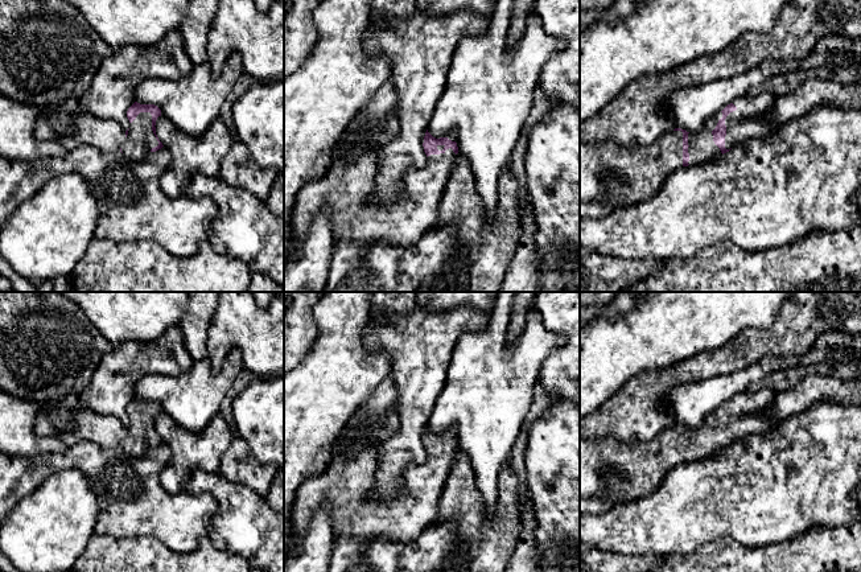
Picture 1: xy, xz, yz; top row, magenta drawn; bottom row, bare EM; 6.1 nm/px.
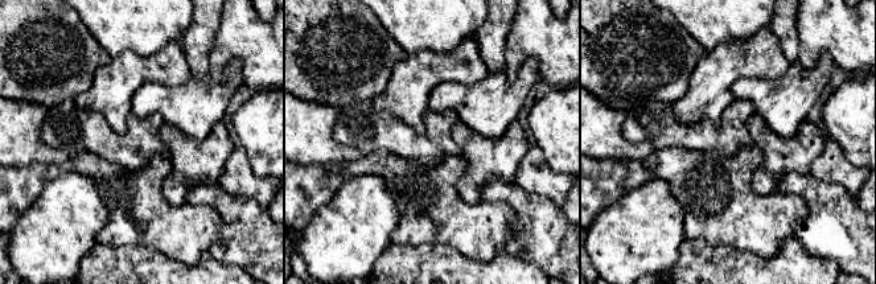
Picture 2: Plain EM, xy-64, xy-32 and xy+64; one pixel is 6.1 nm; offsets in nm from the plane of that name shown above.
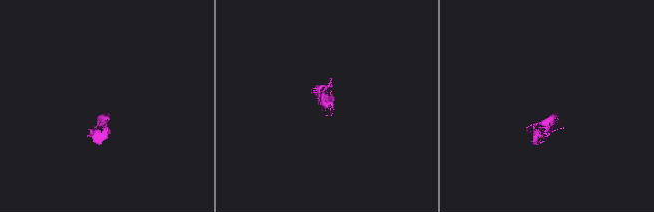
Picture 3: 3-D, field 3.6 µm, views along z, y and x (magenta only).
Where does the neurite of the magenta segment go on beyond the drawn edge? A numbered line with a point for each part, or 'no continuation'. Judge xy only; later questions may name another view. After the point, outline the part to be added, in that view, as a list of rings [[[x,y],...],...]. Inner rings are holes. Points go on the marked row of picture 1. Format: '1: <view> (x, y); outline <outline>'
1: xy (66, 123); outline [[[75,98],[40,108],[34,135],[61,144],[65,151],[90,145],[110,153],[121,151],[132,160],[144,159],[158,145],[151,112],[140,112],[125,132],[119,123],[83,110]]]

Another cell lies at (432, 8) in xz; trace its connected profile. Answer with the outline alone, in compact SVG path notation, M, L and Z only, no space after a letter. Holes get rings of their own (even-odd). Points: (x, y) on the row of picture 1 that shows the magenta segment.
M416 0L416 9L429 17L448 16L458 11L471 11L491 17L497 0Z

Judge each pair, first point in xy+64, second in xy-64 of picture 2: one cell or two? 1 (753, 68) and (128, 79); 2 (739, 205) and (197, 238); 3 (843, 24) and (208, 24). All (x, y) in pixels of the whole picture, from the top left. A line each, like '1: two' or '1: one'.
1: one
2: one
3: two

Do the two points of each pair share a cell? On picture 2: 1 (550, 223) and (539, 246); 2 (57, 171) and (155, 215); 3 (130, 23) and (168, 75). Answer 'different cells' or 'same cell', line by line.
1: same cell
2: same cell
3: different cells

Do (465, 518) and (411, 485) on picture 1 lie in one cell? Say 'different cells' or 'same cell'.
different cells

